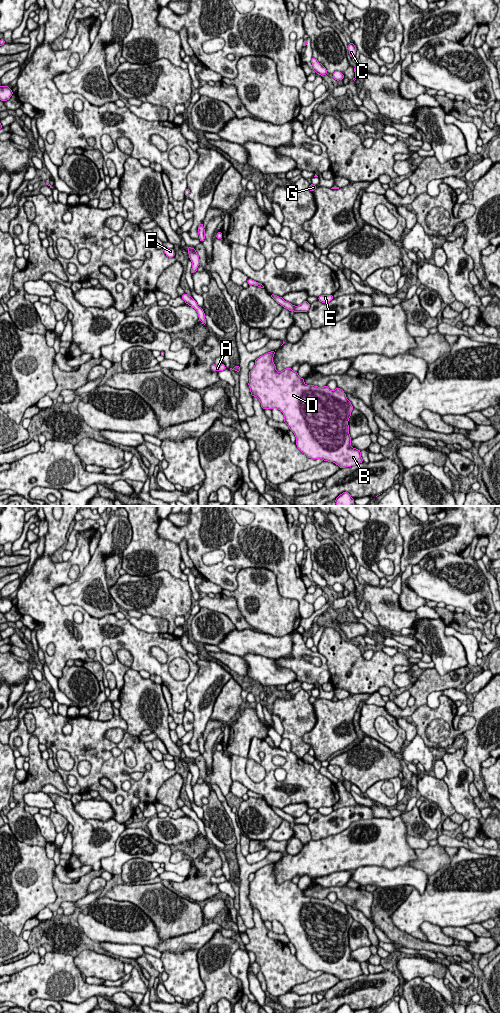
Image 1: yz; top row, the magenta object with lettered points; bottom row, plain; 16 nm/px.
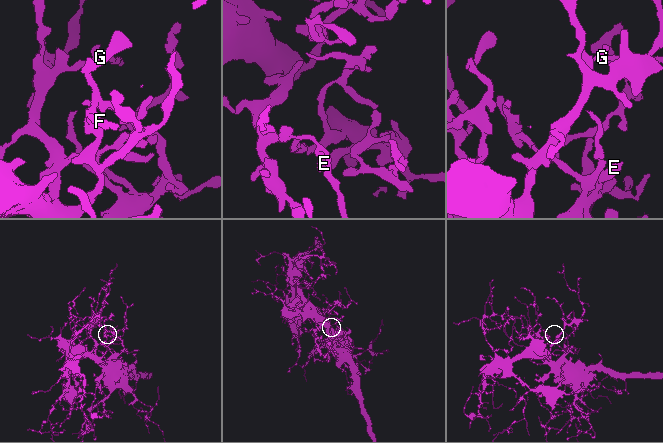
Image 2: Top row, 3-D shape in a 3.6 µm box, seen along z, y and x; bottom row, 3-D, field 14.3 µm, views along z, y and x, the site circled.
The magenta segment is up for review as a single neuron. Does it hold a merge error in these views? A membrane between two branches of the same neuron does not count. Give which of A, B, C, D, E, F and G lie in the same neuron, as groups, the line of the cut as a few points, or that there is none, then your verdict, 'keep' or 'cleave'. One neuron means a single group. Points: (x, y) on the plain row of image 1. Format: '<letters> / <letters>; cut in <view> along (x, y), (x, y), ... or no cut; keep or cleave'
A B C D E F G; no cut; keep

